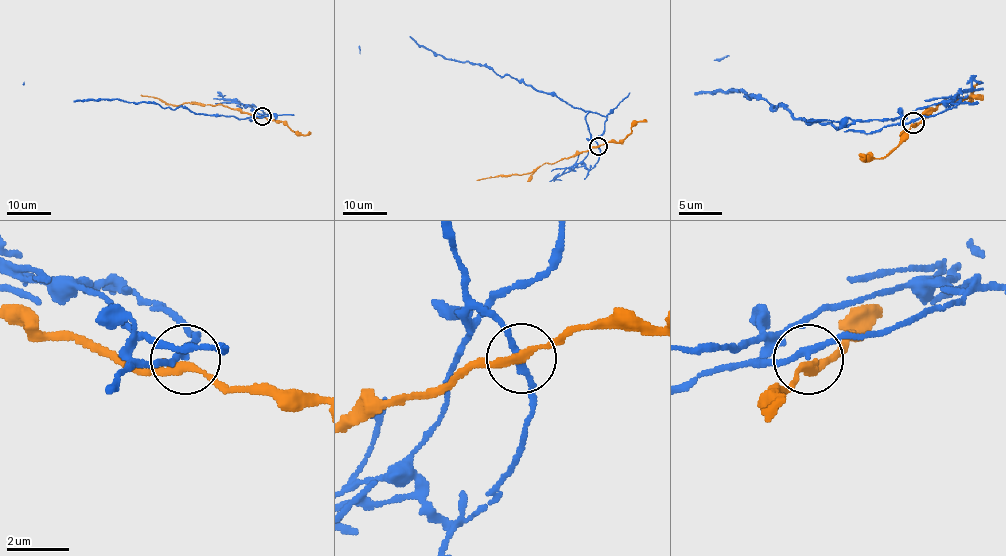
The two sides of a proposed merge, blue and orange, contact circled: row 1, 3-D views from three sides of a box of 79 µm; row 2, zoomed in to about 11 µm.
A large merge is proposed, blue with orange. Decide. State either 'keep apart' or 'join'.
keep apart

